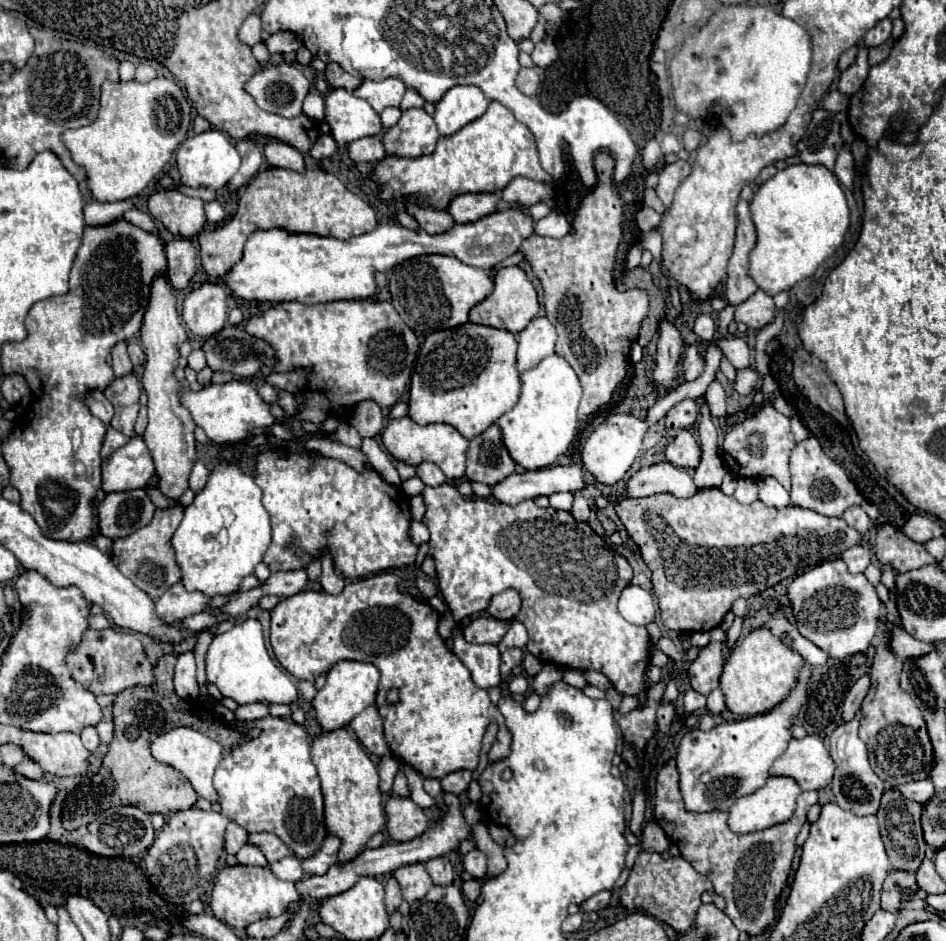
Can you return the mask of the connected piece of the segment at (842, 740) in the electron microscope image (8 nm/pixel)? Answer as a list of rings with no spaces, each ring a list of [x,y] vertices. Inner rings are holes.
[[[859,710],[850,723],[842,723],[830,735],[830,755],[834,757],[836,763],[840,759],[840,765],[836,767],[836,773],[834,773],[834,779],[830,785],[832,793],[836,797],[836,803],[842,809],[848,809],[848,811],[856,813],[858,817],[876,815],[876,811],[880,807],[880,797],[884,793],[884,781],[872,771],[872,767],[868,763],[868,755],[866,755],[866,745],[858,737],[858,725],[860,725],[862,717],[863,715]]]

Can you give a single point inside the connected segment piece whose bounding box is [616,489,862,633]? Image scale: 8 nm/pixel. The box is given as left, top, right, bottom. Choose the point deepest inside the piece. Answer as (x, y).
(705, 552)

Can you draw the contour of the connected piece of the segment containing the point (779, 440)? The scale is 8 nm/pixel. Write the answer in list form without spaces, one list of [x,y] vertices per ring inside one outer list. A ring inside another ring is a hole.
[[[766,375],[762,381],[762,393],[766,399],[766,407],[760,409],[758,413],[754,413],[752,417],[744,419],[742,423],[734,425],[726,433],[724,445],[722,445],[722,461],[734,477],[750,477],[750,479],[774,477],[784,485],[786,491],[790,491],[788,457],[790,457],[796,441],[794,441],[792,431],[790,431],[790,419],[770,405],[770,393],[776,389],[778,387],[776,387],[774,379],[770,375]]]

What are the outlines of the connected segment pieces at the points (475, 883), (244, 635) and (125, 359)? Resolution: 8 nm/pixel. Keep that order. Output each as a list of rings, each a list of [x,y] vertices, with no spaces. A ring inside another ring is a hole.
[[[470,879],[470,881],[466,881],[466,883],[462,885],[462,891],[464,891],[464,895],[466,895],[470,901],[474,901],[474,899],[480,895],[482,885],[484,885],[482,879]]]
[[[246,619],[234,625],[230,631],[214,635],[206,651],[206,679],[208,683],[214,683],[224,697],[234,699],[238,705],[248,705],[252,701],[294,705],[298,699],[296,685],[268,657],[258,619]]]
[[[120,341],[112,347],[112,369],[114,369],[114,375],[116,377],[122,377],[126,373],[130,373],[134,367],[130,363],[130,357],[128,357],[128,351],[126,351],[126,343]]]

